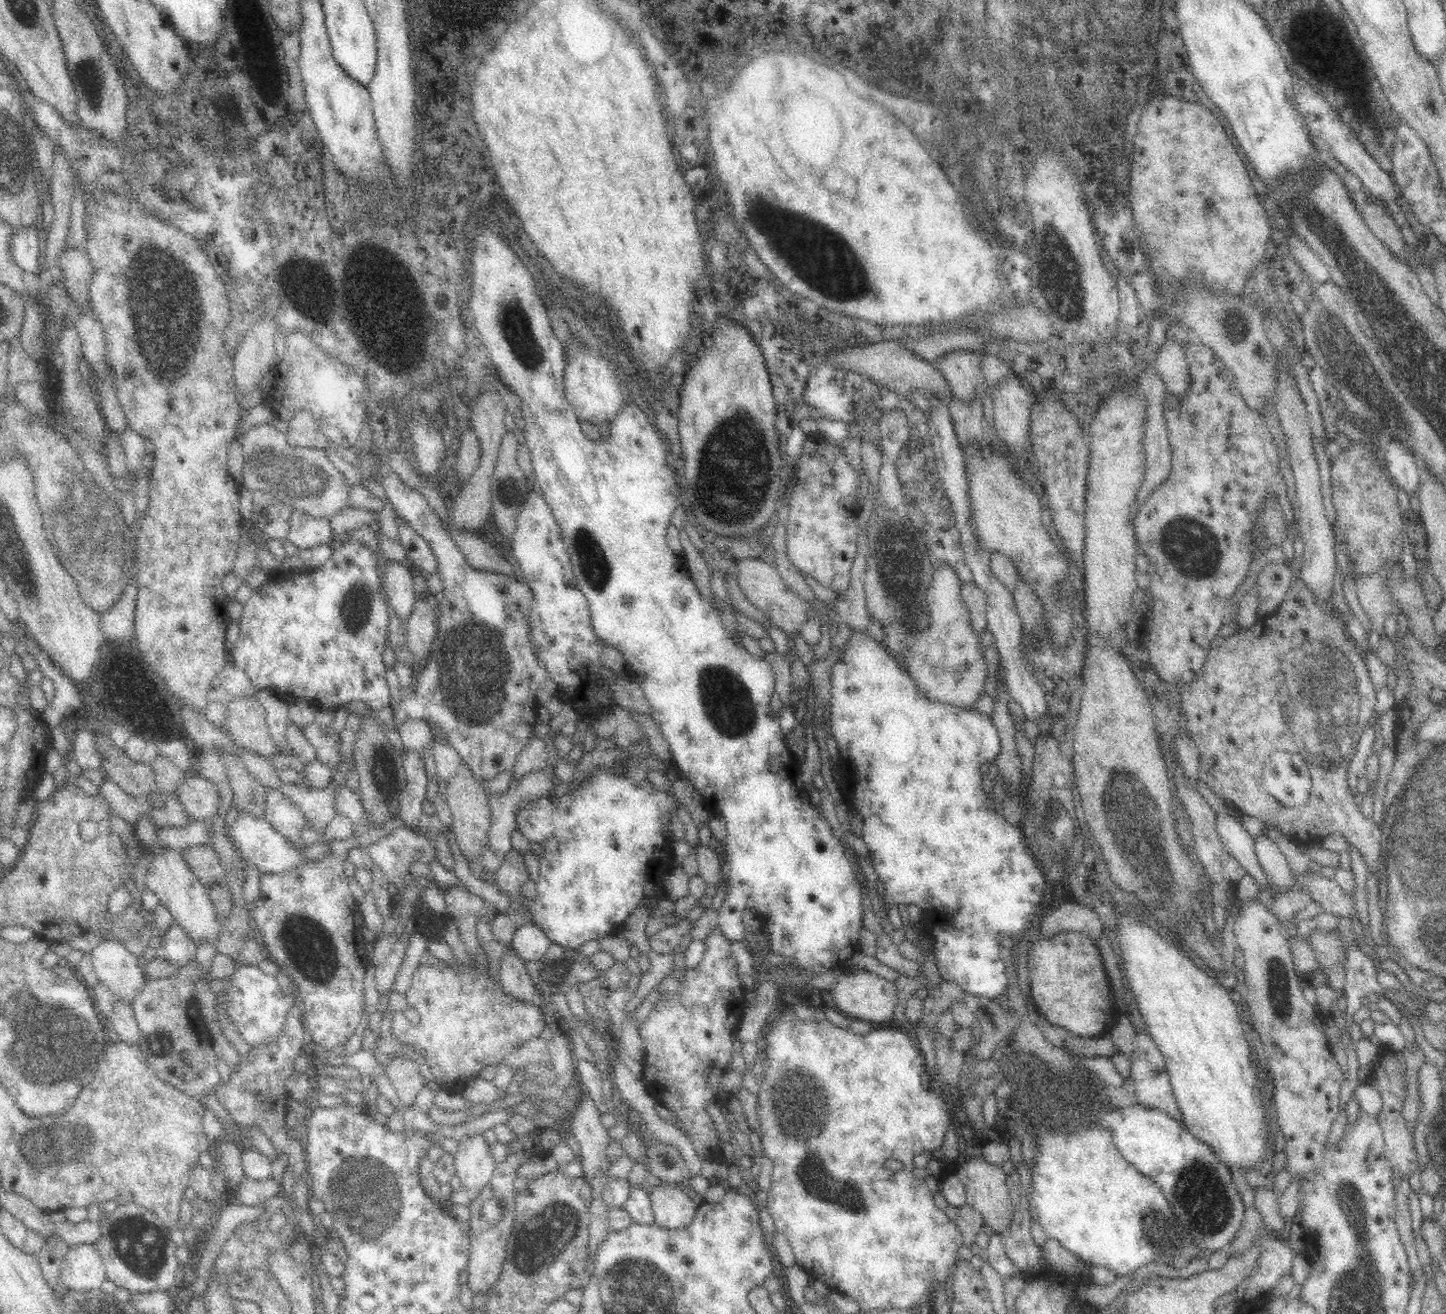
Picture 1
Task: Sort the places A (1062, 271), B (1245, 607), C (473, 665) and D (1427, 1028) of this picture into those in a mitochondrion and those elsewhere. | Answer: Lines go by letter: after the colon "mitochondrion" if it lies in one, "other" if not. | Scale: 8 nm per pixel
A: mitochondrion
B: other
C: mitochondrion
D: other

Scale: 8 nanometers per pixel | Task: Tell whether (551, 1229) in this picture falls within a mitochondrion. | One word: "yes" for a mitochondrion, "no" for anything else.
yes

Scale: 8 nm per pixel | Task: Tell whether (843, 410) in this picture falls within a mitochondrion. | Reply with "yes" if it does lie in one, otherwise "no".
no

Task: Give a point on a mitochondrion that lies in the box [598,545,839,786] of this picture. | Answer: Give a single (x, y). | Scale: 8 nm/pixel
(729, 706)

